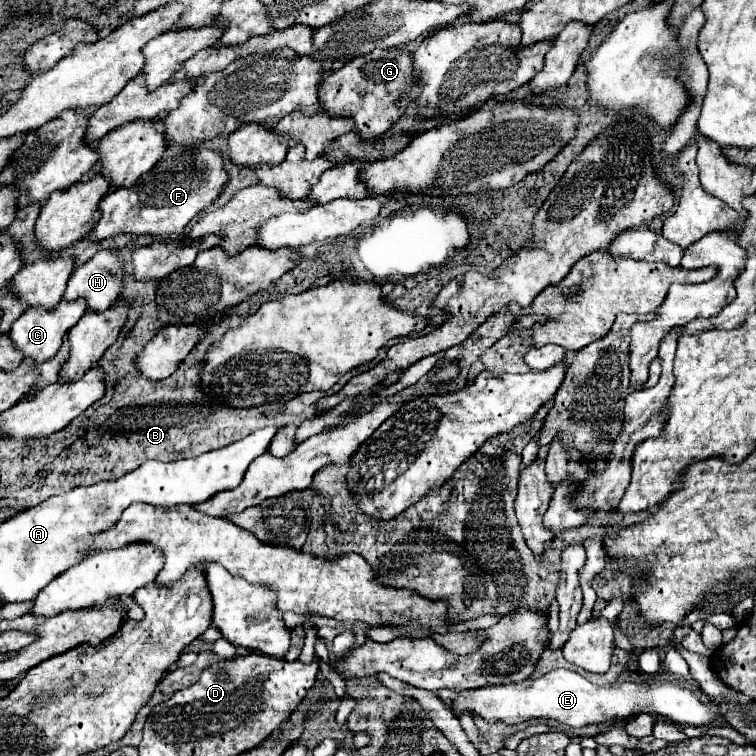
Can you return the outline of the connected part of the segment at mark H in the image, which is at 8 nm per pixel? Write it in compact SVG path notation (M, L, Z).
M101 250L71 274L63 300L85 300L91 312L103 312L117 302L121 278L123 264L119 258L109 250Z

